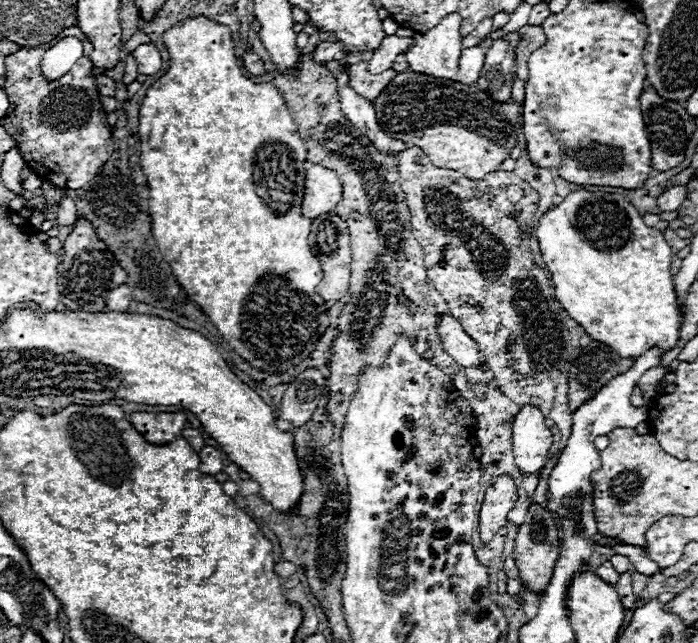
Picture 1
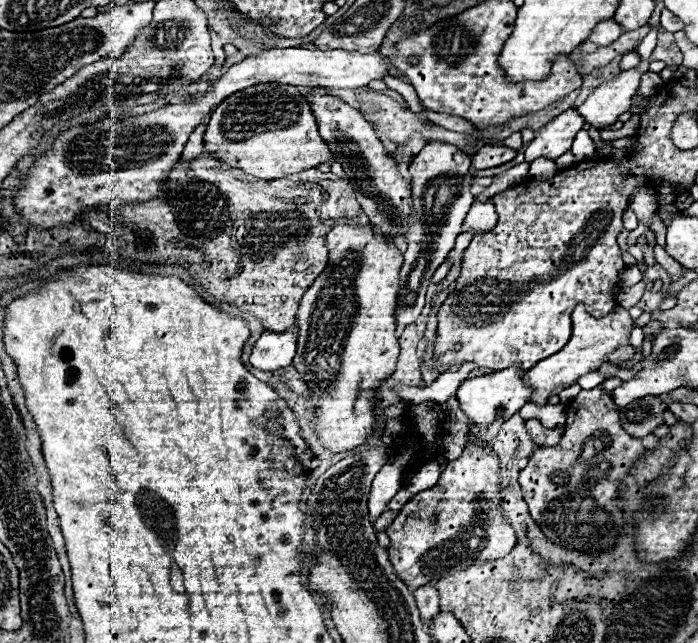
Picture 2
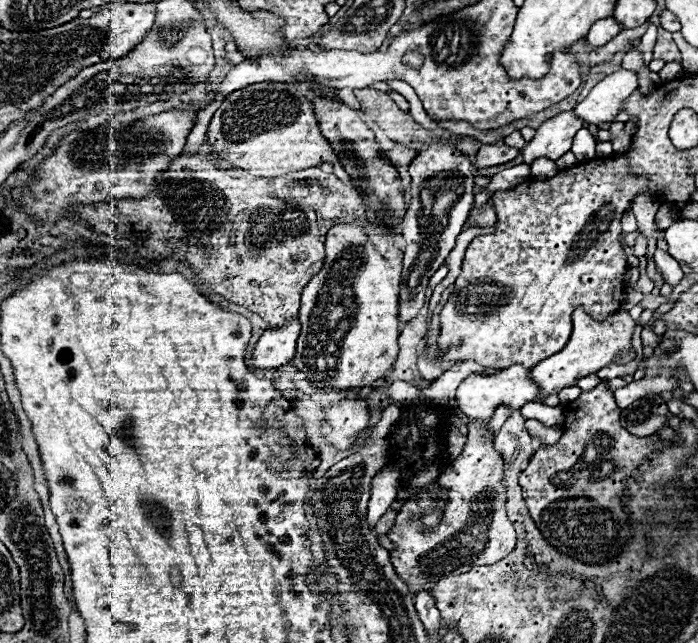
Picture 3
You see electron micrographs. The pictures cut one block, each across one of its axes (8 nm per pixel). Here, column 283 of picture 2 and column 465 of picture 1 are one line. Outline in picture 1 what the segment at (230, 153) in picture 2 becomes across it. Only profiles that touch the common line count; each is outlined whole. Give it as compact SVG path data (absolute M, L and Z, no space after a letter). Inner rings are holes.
M418 72L398 74L392 80L392 84L388 84L388 88L374 100L374 108L380 126L392 138L402 140L410 146L418 146L434 166L456 170L472 180L482 180L488 172L500 168L500 164L510 156L512 148L518 144L518 130L524 124L522 104L516 100L496 102L486 92L480 92L476 84L466 86L456 80L436 80L434 76L424 76Z

